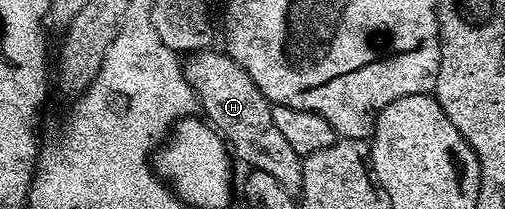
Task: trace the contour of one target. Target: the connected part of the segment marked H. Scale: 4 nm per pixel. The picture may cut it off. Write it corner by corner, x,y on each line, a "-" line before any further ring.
215,50
194,52
188,58
191,60
183,63
183,76
199,96
202,110
207,110
206,120
223,136
238,162
240,159
248,163
248,168
277,177
277,181
293,193
302,192
303,159
295,152
293,145
285,141
281,129
273,125
273,104
263,96
261,89
257,89
253,77
249,77
249,73
245,73
235,59
222,50

